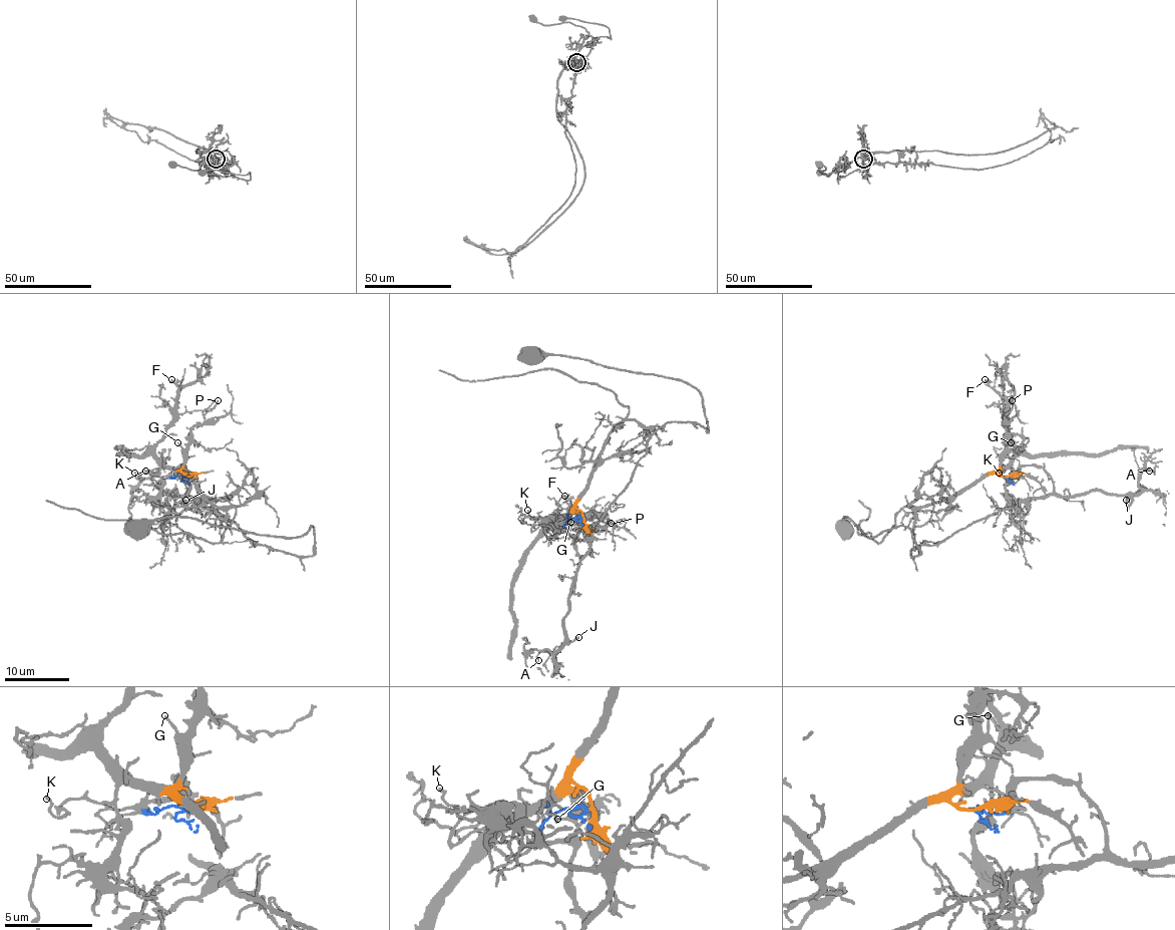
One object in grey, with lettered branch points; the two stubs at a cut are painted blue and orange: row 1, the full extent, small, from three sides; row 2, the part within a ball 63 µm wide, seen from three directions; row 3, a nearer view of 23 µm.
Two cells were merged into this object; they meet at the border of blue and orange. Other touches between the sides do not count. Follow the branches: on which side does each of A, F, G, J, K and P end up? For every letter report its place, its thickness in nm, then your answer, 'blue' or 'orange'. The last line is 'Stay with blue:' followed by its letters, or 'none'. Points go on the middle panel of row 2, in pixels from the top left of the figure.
A: at (538, 660); 130 nm thick; blue
F: at (564, 496); 110 nm thick; orange
G: at (570, 522); 110 nm thick; orange
J: at (578, 637); 170 nm thick; blue
K: at (527, 510); 110 nm thick; orange
P: at (611, 523); 140 nm thick; orange
Stay with blue: A, J

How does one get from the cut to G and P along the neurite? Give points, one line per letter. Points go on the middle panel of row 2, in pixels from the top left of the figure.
G: (580, 518), (582, 513), (575, 507), (575, 520), (570, 521)
P: (580, 518), (582, 513), (575, 507), (580, 516), (597, 515), (602, 521), (611, 523)

